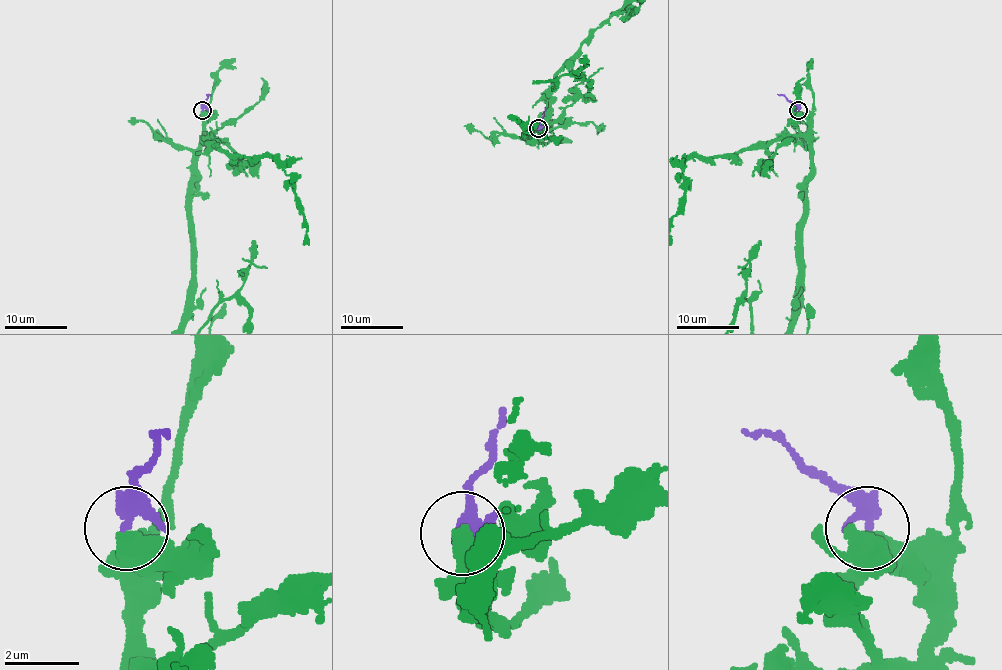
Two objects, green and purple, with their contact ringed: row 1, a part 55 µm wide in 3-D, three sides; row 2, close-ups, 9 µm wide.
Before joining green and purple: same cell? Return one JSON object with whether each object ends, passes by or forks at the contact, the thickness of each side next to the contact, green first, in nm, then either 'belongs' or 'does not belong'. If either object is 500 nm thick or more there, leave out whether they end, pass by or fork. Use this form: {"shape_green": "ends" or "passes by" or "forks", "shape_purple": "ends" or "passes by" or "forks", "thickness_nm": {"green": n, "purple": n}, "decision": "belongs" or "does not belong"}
{"thickness_nm": {"green": 600, "purple": 340}, "decision": "does not belong"}

